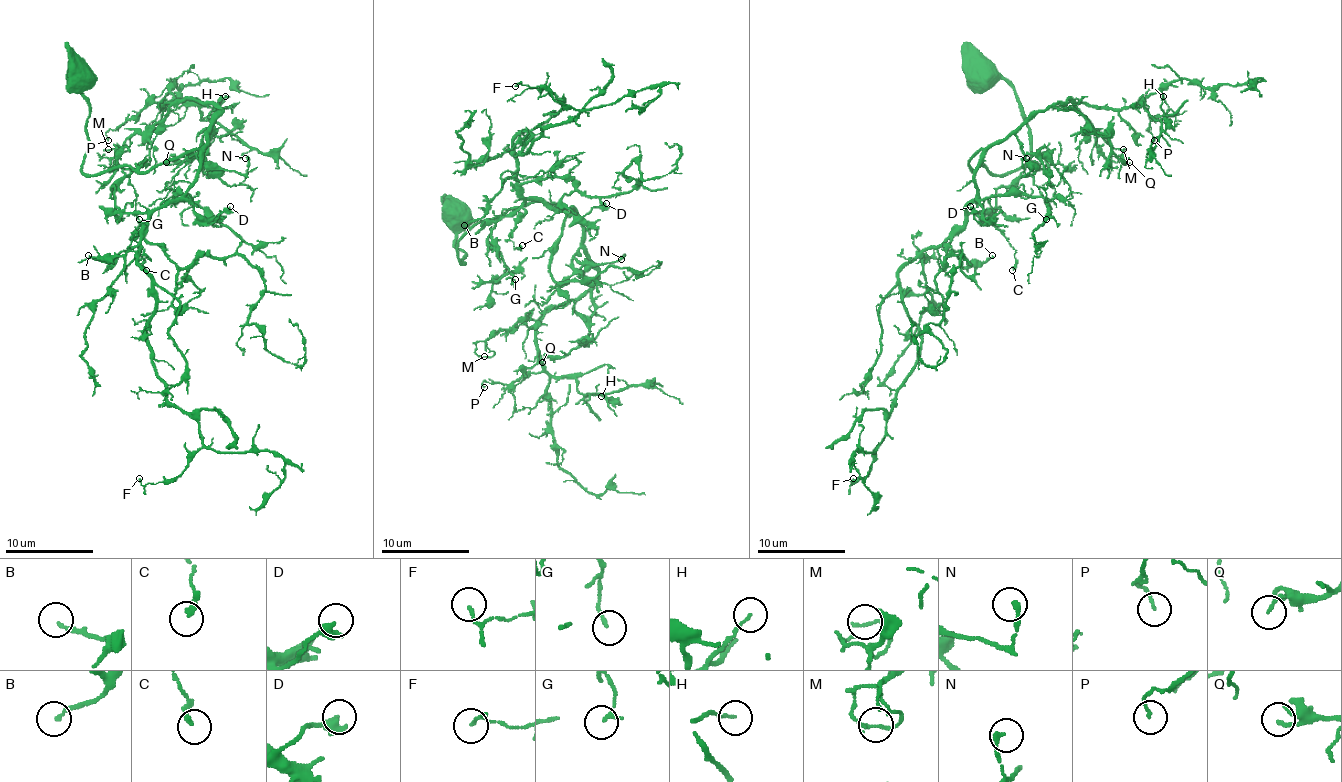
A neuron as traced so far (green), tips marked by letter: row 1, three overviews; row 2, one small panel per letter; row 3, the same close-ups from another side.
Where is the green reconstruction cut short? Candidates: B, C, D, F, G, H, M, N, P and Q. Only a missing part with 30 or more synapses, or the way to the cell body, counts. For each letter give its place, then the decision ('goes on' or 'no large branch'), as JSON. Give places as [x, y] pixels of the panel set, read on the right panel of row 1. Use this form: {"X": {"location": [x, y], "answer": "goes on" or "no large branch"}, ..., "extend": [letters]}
{"B": {"location": [992, 255], "answer": "no large branch"}, "C": {"location": [1012, 270], "answer": "no large branch"}, "D": {"location": [970, 206], "answer": "no large branch"}, "F": {"location": [853, 478], "answer": "no large branch"}, "G": {"location": [1046, 219], "answer": "no large branch"}, "H": {"location": [1163, 96], "answer": "no large branch"}, "M": {"location": [1123, 149], "answer": "no large branch"}, "N": {"location": [1026, 158], "answer": "no large branch"}, "P": {"location": [1154, 140], "answer": "no large branch"}, "Q": {"location": [1129, 162], "answer": "no large branch"}, "extend": []}

